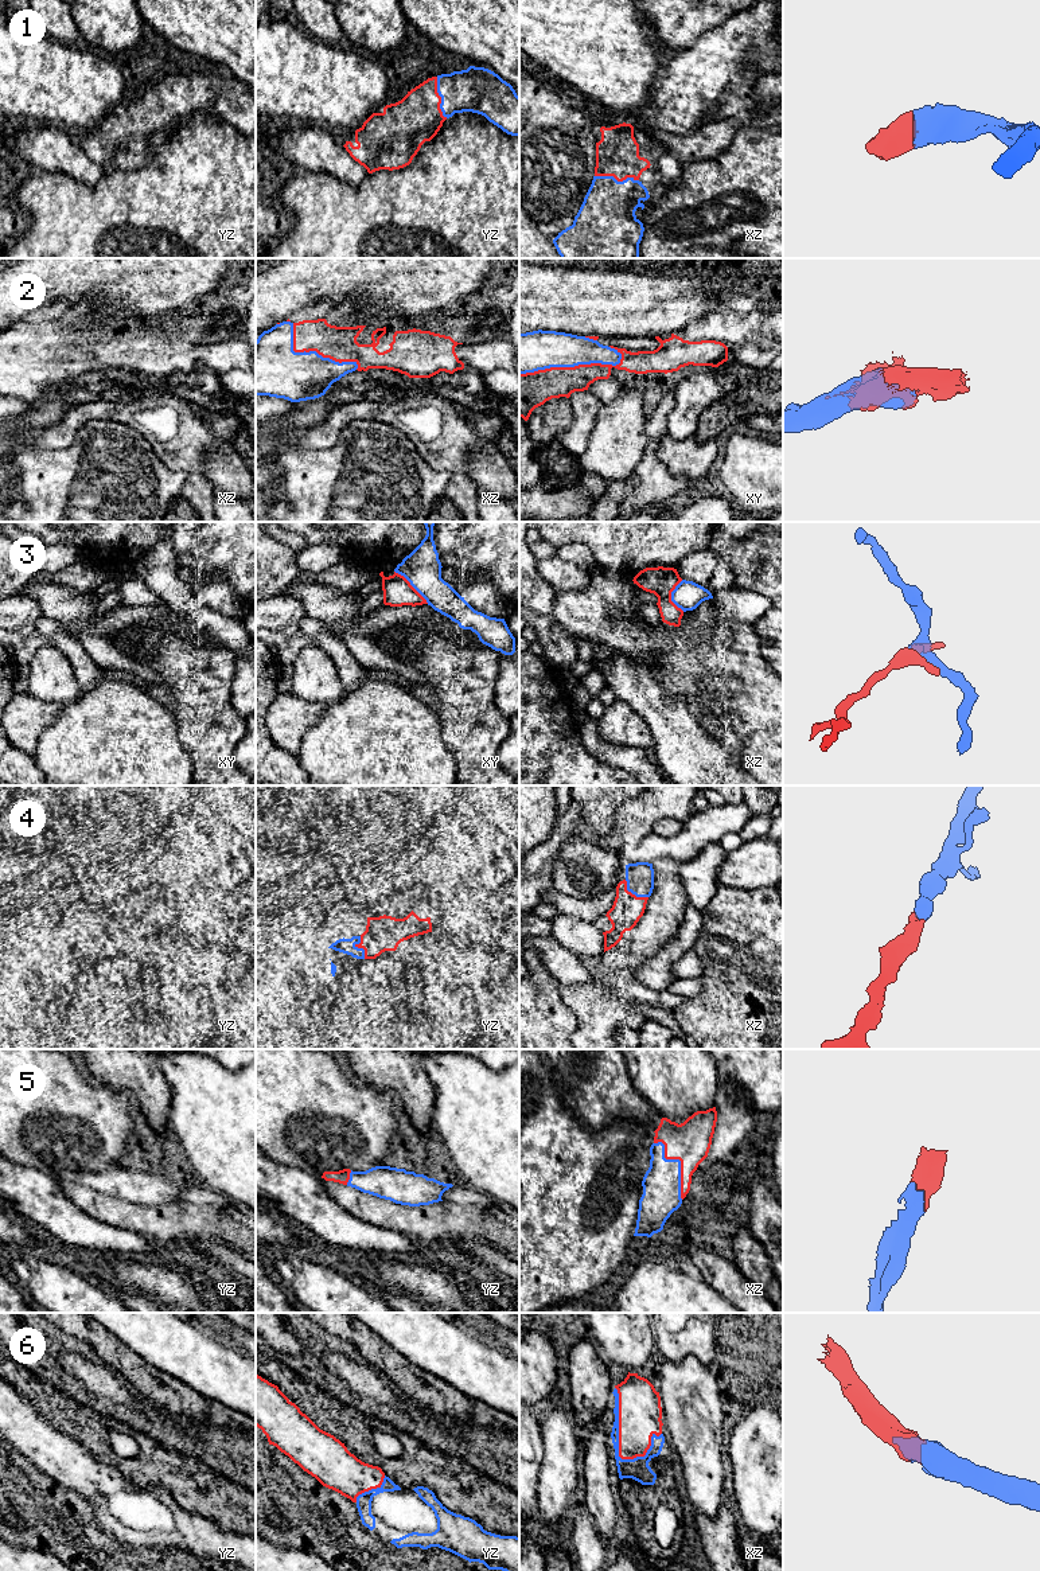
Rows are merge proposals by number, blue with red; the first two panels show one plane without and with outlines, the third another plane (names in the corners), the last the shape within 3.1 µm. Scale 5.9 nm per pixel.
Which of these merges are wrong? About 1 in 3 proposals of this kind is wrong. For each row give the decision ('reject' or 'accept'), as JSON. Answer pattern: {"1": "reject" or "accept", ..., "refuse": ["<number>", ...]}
{"1": "accept", "2": "accept", "3": "reject", "4": "accept", "5": "accept", "6": "accept", "refuse": ["3"]}

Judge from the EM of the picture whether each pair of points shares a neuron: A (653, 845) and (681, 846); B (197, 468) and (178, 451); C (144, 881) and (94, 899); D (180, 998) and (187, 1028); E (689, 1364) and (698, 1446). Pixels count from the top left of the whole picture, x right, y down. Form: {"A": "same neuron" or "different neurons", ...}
{"A": "same neuron", "B": "same neuron", "C": "same neuron", "D": "same neuron", "E": "same neuron"}

